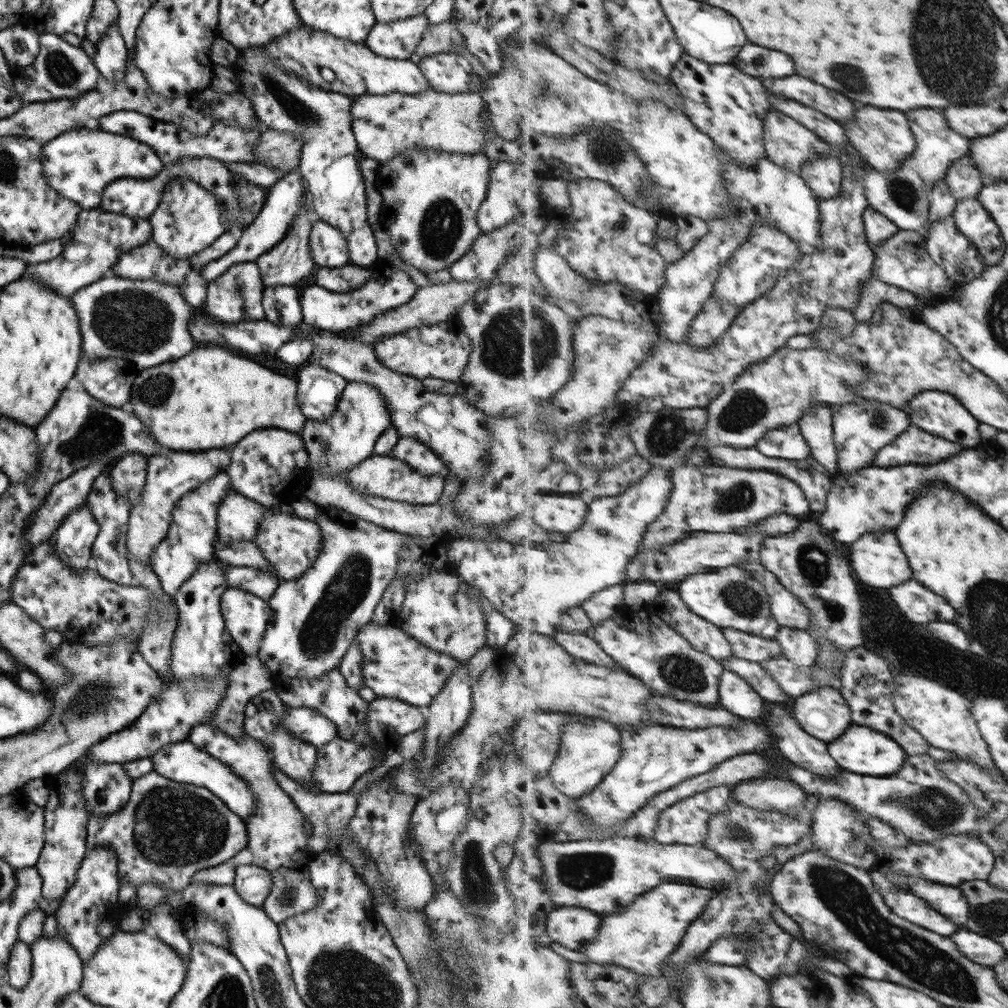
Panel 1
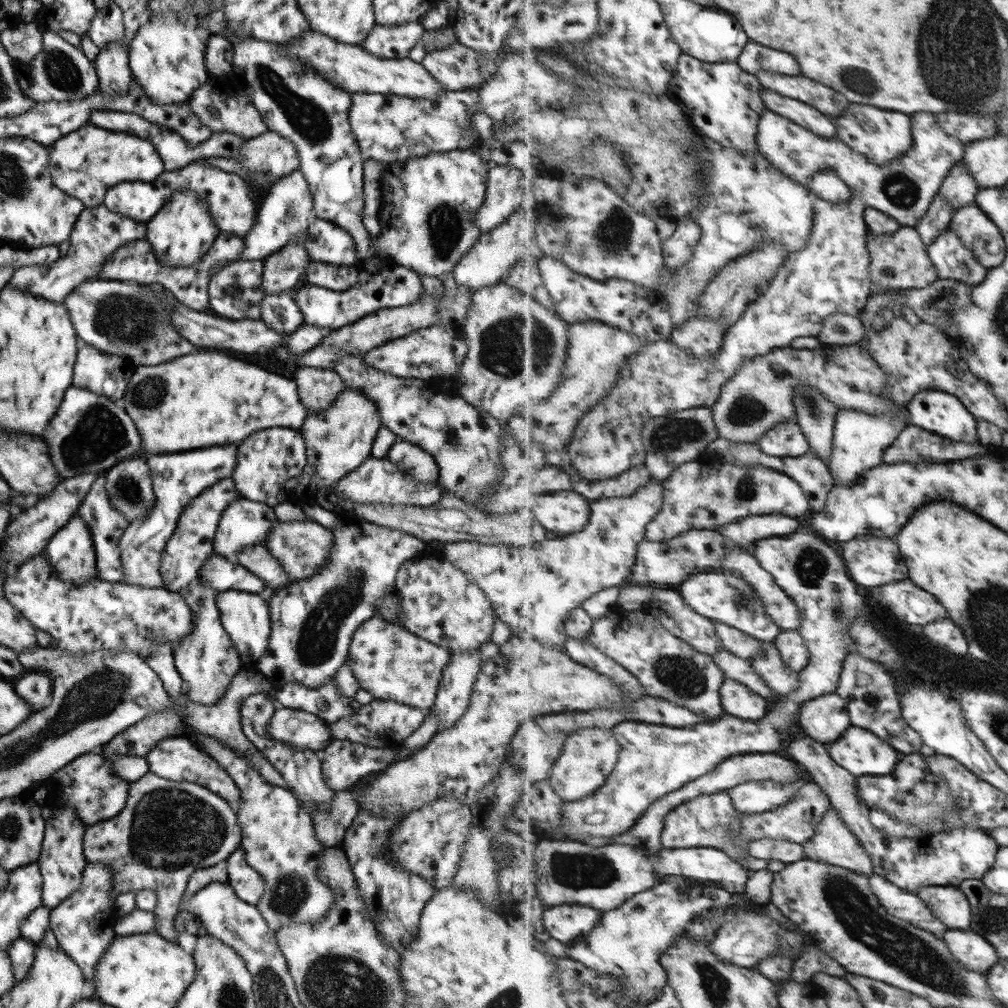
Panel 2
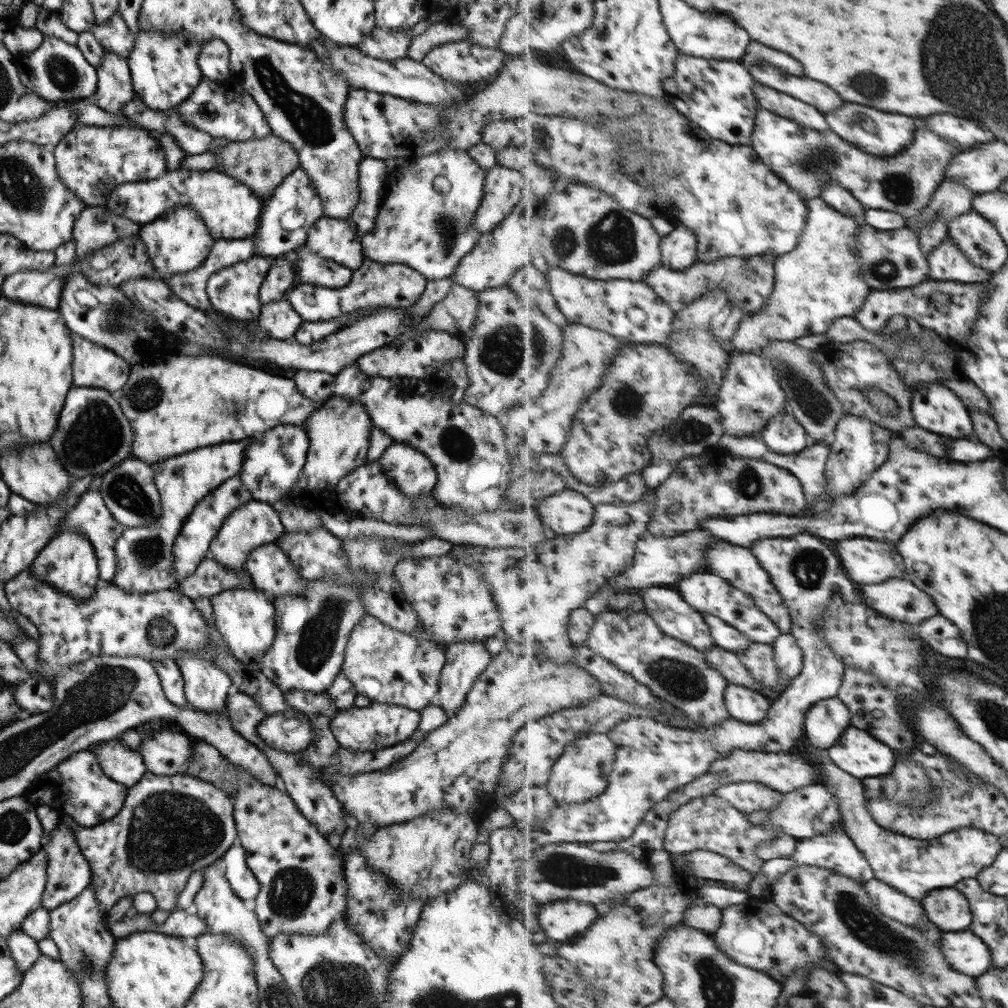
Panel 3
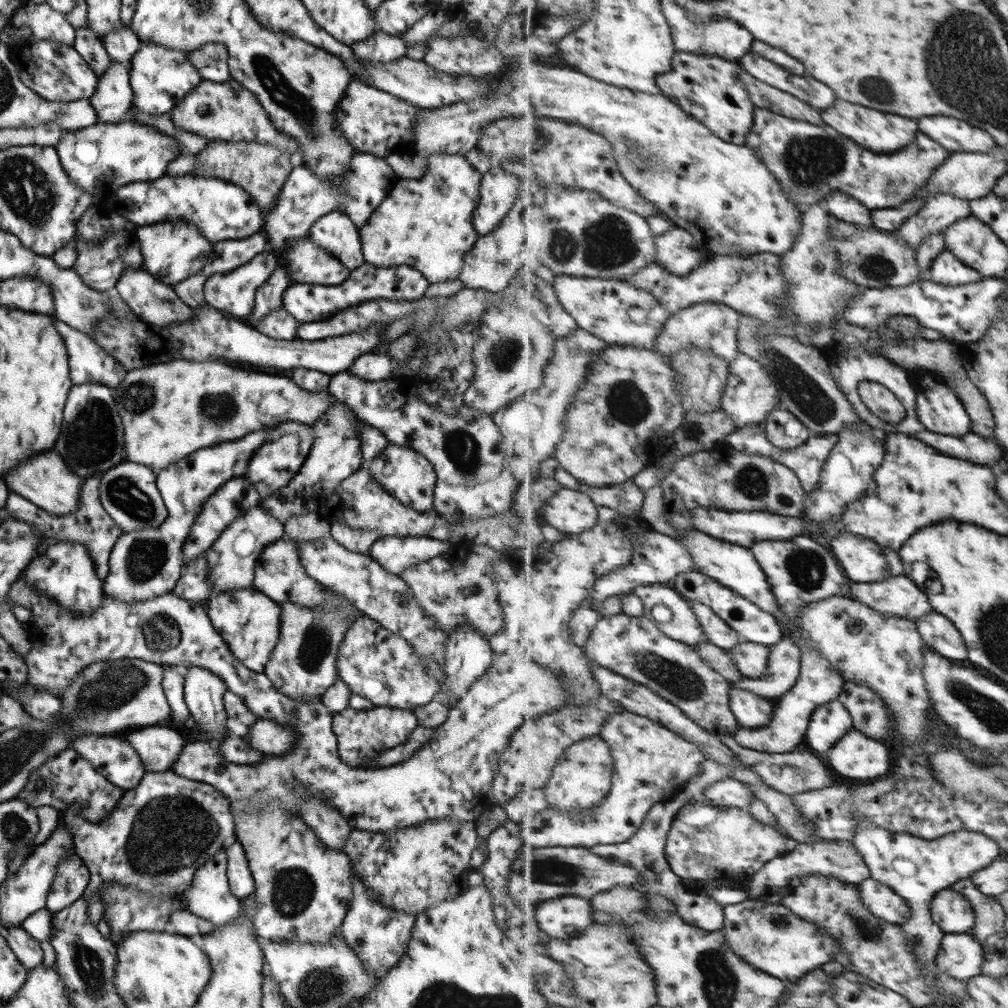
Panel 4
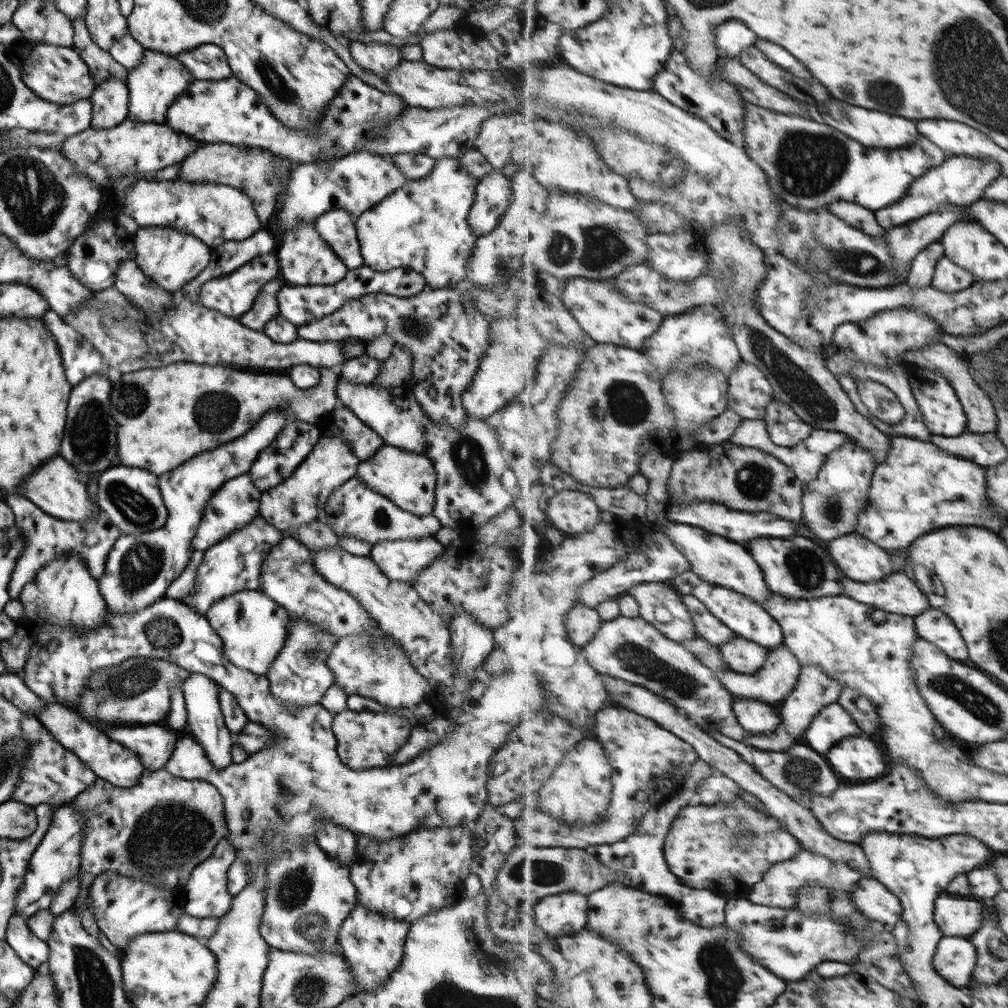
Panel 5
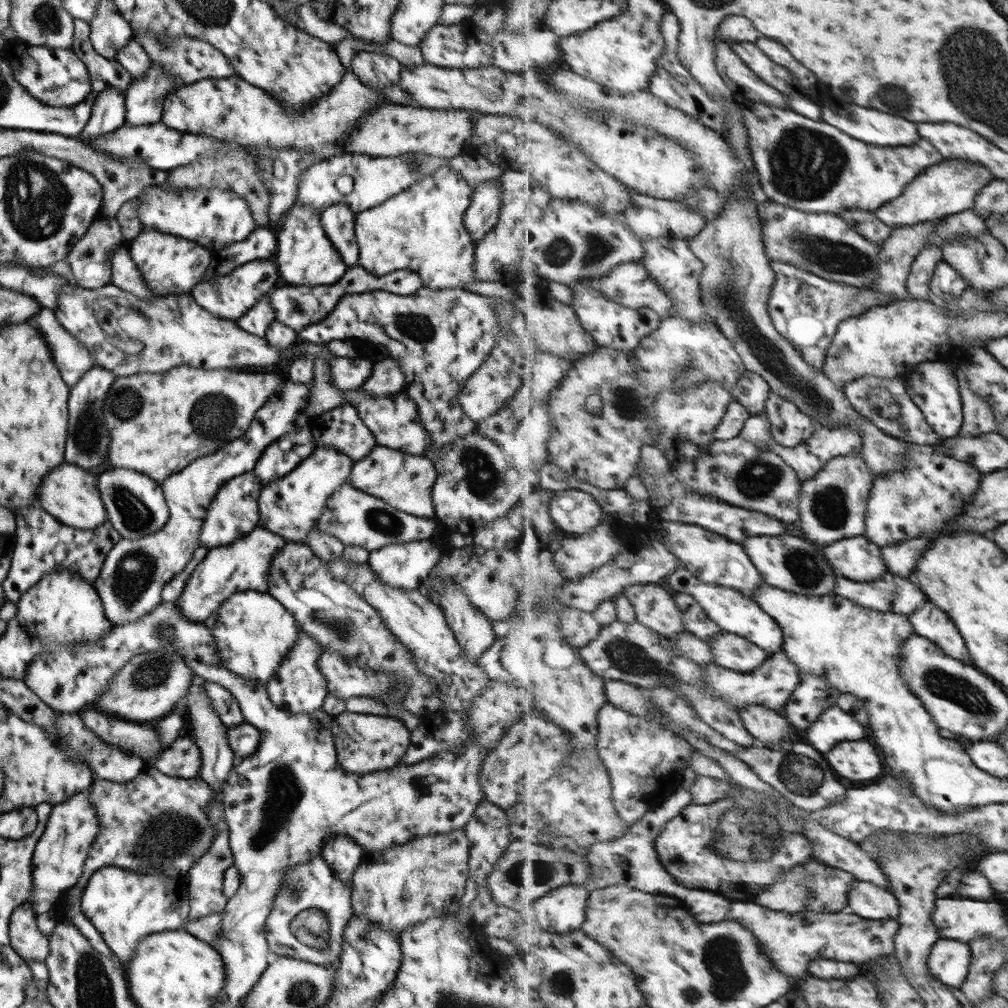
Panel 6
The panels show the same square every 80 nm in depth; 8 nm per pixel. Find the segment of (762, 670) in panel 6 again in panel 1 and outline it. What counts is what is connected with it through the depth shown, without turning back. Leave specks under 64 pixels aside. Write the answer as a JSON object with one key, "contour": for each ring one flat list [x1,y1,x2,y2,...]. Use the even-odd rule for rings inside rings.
{"contour":[[783,627,776,640,783,646,783,656,799,666,813,666,819,662,820,646,807,630]]}

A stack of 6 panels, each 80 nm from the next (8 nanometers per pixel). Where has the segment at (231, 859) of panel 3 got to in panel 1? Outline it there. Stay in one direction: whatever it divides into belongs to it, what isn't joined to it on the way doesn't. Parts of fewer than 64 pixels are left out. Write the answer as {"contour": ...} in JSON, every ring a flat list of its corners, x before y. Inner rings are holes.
{"contour":[[251,864,235,865,232,888,246,903,260,907,271,892,271,877,264,869]]}

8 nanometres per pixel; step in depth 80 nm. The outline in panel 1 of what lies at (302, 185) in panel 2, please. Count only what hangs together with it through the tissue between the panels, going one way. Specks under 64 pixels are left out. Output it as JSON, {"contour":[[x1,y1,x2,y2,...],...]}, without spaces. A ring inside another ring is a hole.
{"contour":[[297,170,287,173,283,178,276,180,270,187,268,187,265,195,265,202,256,217,245,228,239,230,239,237,236,245,218,258,205,264,199,271,201,280,211,282,218,278,229,266,243,263,254,262,254,260,263,253,271,250,290,229,294,216,299,213,299,207,303,205,303,194,305,194,305,182,300,177]]}

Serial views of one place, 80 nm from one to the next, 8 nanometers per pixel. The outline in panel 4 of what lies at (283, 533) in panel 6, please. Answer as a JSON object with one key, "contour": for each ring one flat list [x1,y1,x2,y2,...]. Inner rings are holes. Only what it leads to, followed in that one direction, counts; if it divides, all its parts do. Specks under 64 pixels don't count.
{"contour":[[342,402,329,404,325,413,310,425,314,439,300,469,285,486,265,497,259,505,282,524,291,516,317,511,319,500,332,495,334,488,363,464,358,437,361,423]]}

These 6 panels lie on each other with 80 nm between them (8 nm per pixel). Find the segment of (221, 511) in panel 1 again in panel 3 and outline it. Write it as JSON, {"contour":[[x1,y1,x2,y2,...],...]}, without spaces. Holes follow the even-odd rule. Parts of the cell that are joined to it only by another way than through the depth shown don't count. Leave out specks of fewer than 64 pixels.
{"contour":[[252,499,232,510,225,518,221,528,208,544,208,557,232,572,246,572,248,554,258,546,275,542,282,534,284,529,272,505]]}

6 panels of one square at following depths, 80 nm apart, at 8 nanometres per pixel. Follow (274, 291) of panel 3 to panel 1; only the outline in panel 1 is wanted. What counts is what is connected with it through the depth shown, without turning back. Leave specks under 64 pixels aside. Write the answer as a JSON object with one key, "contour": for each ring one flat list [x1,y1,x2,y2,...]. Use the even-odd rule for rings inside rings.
{"contour":[[303,194,303,205,299,207,299,213,294,216,294,221,290,229,286,232,286,236,282,238,271,250,263,253,254,260,257,270,259,270,260,280,264,287,267,286,291,286,301,278,311,278,317,266,313,263,308,249,308,236,311,223,307,219,309,214,308,204,311,204,311,198,308,194]]}

